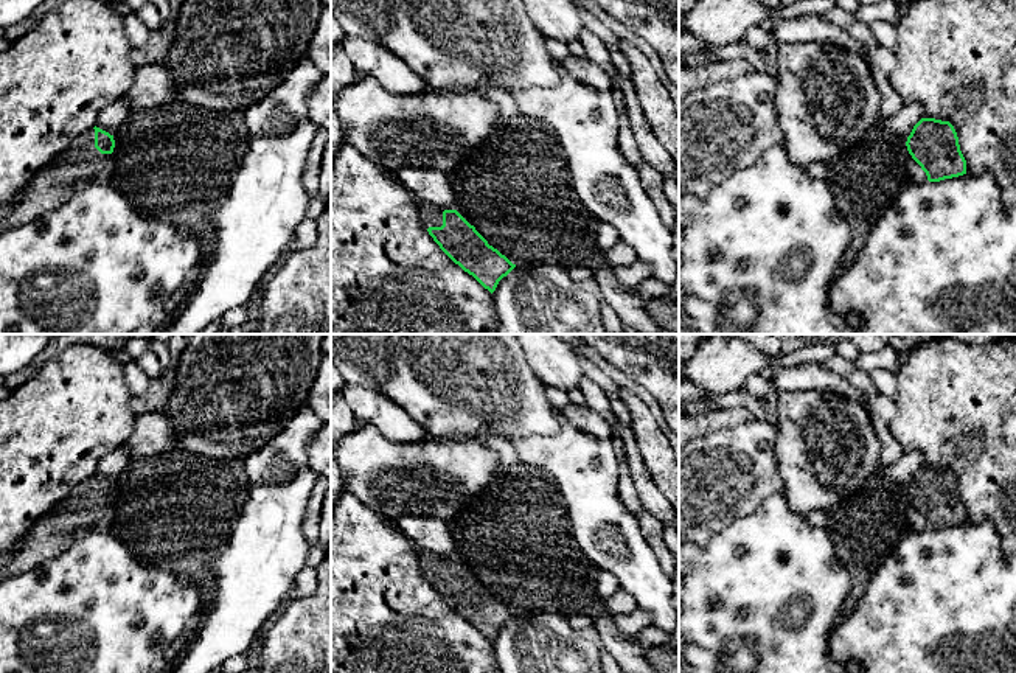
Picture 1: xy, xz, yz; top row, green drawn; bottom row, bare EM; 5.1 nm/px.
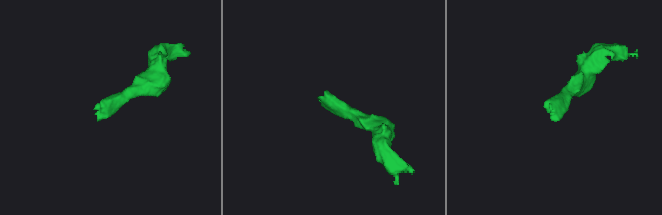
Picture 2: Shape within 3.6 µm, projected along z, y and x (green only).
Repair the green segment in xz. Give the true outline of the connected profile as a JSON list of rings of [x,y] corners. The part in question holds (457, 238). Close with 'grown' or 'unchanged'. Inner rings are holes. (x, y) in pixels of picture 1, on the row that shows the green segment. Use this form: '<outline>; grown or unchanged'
[[[413,194],[419,218],[440,249],[491,294],[516,264],[488,241],[457,210],[444,210]]]; grown

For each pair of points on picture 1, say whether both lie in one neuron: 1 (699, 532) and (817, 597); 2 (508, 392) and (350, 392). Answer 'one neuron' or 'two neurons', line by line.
1: two neurons
2: two neurons

